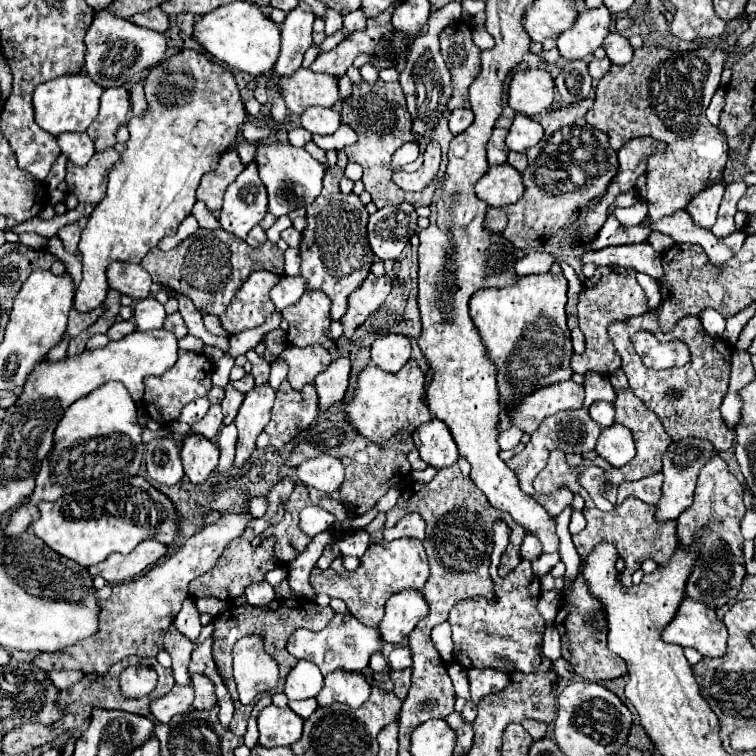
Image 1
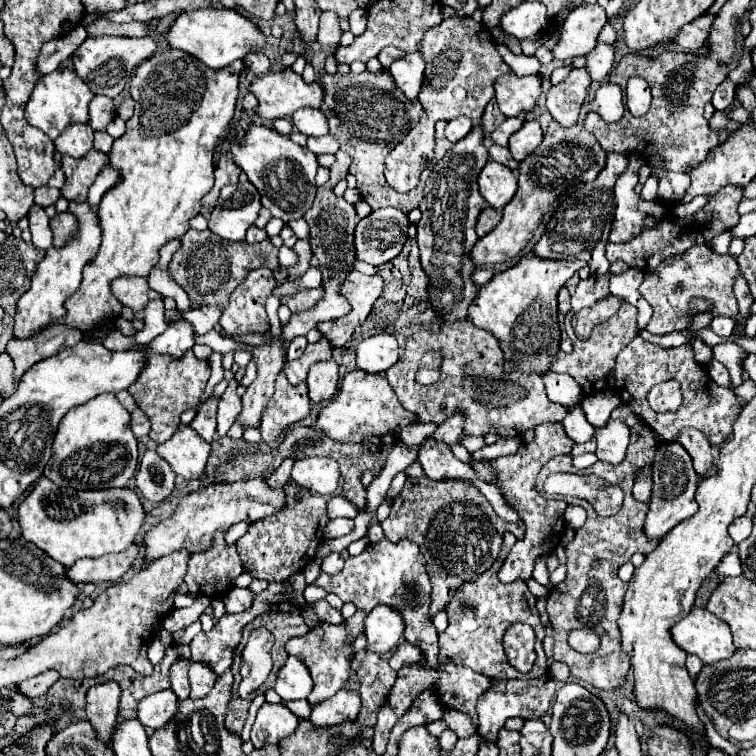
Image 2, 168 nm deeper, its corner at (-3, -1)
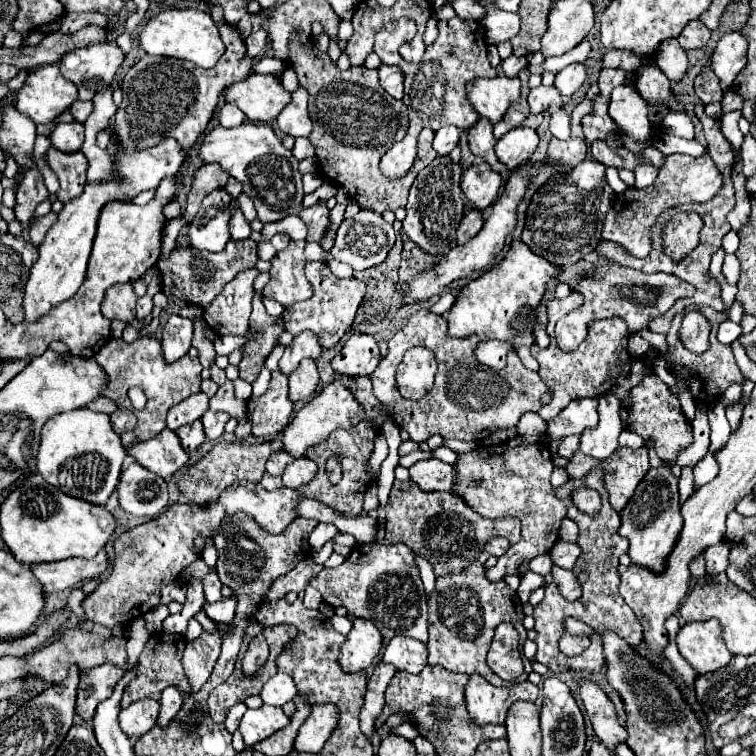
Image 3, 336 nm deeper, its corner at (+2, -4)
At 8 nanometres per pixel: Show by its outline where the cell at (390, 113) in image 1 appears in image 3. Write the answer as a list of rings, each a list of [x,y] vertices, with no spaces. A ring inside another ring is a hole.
[[[292,44],[290,50],[290,60],[294,60],[294,72],[298,74],[298,82],[310,94],[308,112],[314,122],[314,130],[308,140],[316,150],[318,172],[322,170],[328,180],[344,186],[350,198],[354,198],[362,208],[370,208],[380,214],[388,208],[404,208],[408,190],[416,174],[436,158],[430,144],[434,132],[430,128],[424,128],[420,132],[418,154],[410,172],[400,180],[388,180],[386,176],[382,176],[378,164],[386,150],[400,142],[408,130],[408,112],[402,100],[394,100],[392,96],[386,96],[386,92],[382,92],[376,70],[350,66],[348,70],[340,72],[330,56],[326,52],[320,52],[314,44]]]

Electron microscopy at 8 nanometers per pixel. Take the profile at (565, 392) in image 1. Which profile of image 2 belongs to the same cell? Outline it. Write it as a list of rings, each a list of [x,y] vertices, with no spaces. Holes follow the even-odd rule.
[[[457,321],[455,325],[441,325],[437,333],[419,331],[415,335],[411,335],[407,339],[401,359],[391,369],[387,369],[387,379],[389,379],[391,387],[395,389],[401,405],[419,415],[419,423],[433,421],[439,425],[443,419],[447,419],[447,415],[451,415],[451,411],[459,409],[467,417],[467,421],[465,421],[467,435],[497,433],[499,437],[519,437],[539,423],[563,421],[569,413],[569,409],[565,405],[549,401],[543,379],[539,375],[525,375],[525,373],[515,373],[515,371],[505,373],[501,367],[501,349],[497,345],[497,339],[489,331],[475,327],[471,321]],[[431,351],[439,351],[443,355],[441,375],[435,385],[421,385],[415,381],[415,373],[421,367],[423,355],[431,353]]]

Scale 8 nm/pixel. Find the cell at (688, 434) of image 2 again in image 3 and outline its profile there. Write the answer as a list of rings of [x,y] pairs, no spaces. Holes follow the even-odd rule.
[[[656,374],[644,376],[642,382],[630,390],[630,398],[624,402],[624,406],[620,406],[620,416],[622,416],[624,428],[642,436],[644,446],[652,444],[660,460],[674,462],[678,452],[686,448],[686,444],[690,444],[692,426],[684,418],[678,398],[668,390],[668,386]]]

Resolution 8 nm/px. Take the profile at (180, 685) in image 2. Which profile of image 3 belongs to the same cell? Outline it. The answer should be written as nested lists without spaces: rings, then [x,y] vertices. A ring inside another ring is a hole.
[[[166,688],[166,690],[162,692],[162,698],[160,698],[160,714],[158,714],[156,726],[166,728],[166,726],[174,720],[174,716],[178,714],[180,706],[182,706],[182,696],[180,696],[180,692],[174,690],[174,688]]]

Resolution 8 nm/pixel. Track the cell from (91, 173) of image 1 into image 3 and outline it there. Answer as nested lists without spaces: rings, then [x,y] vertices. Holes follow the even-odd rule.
[[[50,148],[46,152],[46,162],[60,182],[56,198],[66,202],[82,194],[82,184],[86,182],[86,170],[88,170],[88,160],[84,158],[82,152],[66,154],[56,148]]]

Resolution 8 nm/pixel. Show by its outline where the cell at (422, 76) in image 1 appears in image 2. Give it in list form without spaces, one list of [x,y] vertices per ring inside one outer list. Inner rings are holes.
[[[419,51],[393,61],[393,65],[389,67],[389,71],[391,71],[397,87],[411,101],[417,101],[417,95],[423,89],[425,67],[427,67],[427,61],[425,61],[425,57]]]

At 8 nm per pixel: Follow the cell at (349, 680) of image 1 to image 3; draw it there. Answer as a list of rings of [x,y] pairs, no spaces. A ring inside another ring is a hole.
[[[316,704],[312,706],[308,718],[300,726],[300,732],[294,740],[296,752],[320,752],[330,738],[332,730],[338,724],[338,708],[334,704]]]

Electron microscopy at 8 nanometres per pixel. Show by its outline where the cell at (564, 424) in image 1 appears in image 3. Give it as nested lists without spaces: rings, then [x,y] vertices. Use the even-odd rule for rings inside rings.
[[[516,436],[504,444],[492,444],[488,448],[476,448],[472,452],[458,452],[458,460],[454,464],[454,494],[458,494],[474,512],[478,512],[484,518],[502,518],[502,516],[514,516],[522,524],[522,538],[518,544],[512,544],[504,556],[498,558],[498,564],[486,572],[488,580],[498,582],[506,574],[522,576],[528,572],[528,562],[540,554],[548,554],[550,548],[558,540],[558,528],[566,516],[566,504],[554,496],[552,484],[552,460],[548,450],[546,436],[540,438],[522,438]]]

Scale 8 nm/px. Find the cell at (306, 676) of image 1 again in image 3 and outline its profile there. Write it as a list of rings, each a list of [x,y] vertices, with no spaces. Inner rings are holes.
[[[278,672],[276,676],[272,676],[260,692],[260,698],[264,704],[268,706],[284,706],[286,702],[290,702],[296,696],[296,686],[294,680],[286,674],[286,672]]]

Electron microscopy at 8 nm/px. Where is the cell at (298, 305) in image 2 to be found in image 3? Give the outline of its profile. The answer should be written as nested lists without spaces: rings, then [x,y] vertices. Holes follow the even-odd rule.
[[[290,240],[290,244],[284,250],[278,250],[270,260],[270,282],[262,294],[280,302],[284,308],[312,296],[310,282],[306,276],[302,276],[302,264],[306,264],[304,244],[306,242]]]

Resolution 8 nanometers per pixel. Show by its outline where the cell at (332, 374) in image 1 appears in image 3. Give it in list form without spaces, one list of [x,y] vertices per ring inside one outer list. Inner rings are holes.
[[[302,360],[300,366],[288,376],[288,392],[290,400],[308,400],[318,384],[318,370],[314,360]]]

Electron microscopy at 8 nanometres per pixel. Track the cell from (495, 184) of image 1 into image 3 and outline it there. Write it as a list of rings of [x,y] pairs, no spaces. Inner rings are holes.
[[[486,162],[482,164],[472,164],[464,176],[462,176],[462,192],[468,198],[468,202],[474,204],[476,210],[488,208],[500,192],[502,178],[498,172],[494,172]]]

